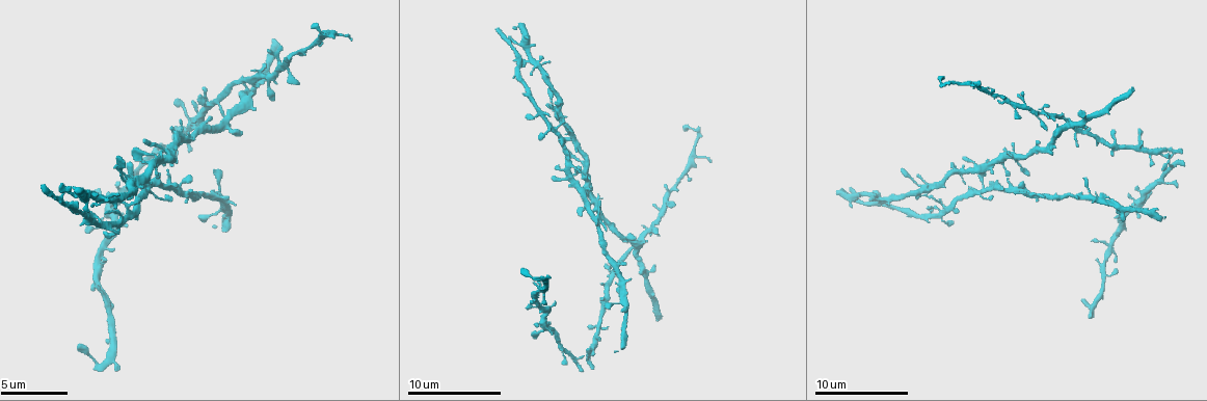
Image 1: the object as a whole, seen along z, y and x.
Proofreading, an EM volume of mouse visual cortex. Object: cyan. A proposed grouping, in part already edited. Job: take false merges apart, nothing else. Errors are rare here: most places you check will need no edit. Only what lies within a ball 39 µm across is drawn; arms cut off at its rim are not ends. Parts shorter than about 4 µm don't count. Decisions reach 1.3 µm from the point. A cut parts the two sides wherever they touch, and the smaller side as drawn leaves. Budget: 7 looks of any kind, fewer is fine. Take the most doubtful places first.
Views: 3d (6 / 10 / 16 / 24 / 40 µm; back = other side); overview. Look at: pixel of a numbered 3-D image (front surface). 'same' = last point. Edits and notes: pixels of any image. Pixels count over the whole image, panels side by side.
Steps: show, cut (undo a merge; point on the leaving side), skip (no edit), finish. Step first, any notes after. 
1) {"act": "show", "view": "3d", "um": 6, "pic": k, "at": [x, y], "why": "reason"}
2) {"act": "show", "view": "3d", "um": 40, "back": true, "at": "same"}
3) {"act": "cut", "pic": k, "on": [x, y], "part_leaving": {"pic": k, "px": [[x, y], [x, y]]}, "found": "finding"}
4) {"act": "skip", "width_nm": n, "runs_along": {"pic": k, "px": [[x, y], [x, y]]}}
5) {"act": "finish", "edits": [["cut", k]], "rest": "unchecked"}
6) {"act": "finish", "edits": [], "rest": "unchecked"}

{"act": "show", "view": "3d", "um": 16, "pic": 1, "at": [1065, 118], "why": "four-way junction"}

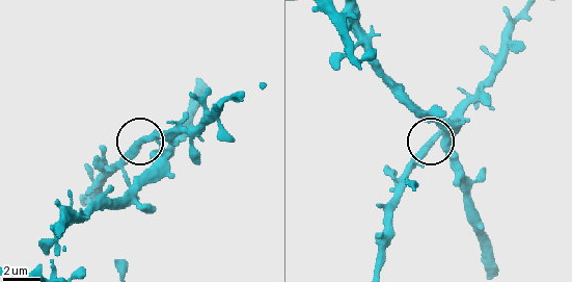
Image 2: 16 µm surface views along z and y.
{"act": "skip", "arms": 4, "runs_along": {"pic": 2, "px": [[118, 165], [124, 153], [137, 140], [178, 134]]}, "found": "one neuron here"}

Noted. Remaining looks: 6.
{"act": "show", "view": "3d", "um": 6, "pic": 1, "at": [584, 194], "why": "looks like a crossing"}

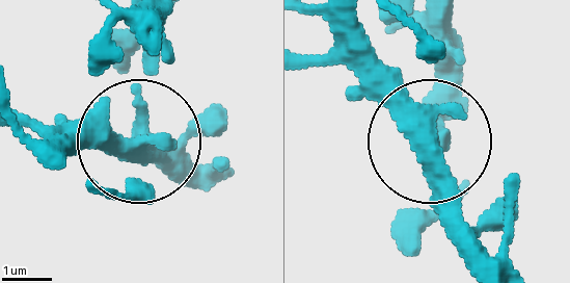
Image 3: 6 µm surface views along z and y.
{"act": "show", "view": "3d", "um": 6, "back": true, "pic": 3, "at": [142, 156]}

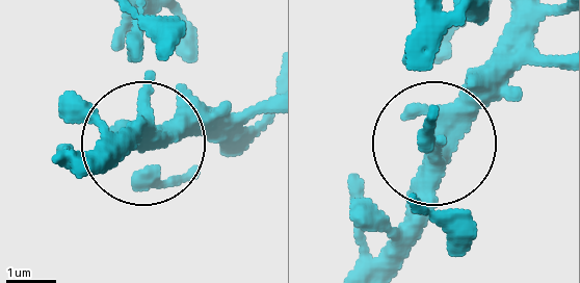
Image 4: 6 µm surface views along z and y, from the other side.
{"act": "skip", "width_nm": 350, "found": "continuous, no second neuron"}

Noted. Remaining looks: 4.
{"act": "show", "view": "3d", "um": 16, "pic": 1, "at": [670, 193], "why": "calibre changes"}

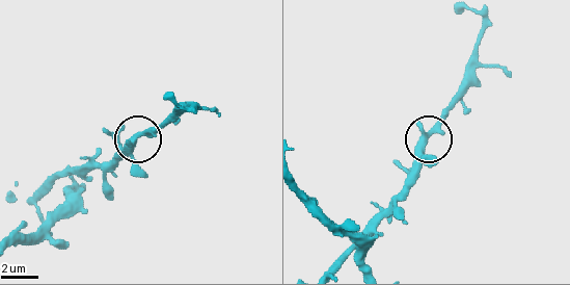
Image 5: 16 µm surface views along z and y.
{"act": "skip", "runs_along": {"pic": 5, "px": [[336, 264], [397, 193], [414, 157], [439, 120], [461, 98]]}, "found": "one neuron here"}

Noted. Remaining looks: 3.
{"act": "show", "view": "3d", "um": 10, "pic": 1, "at": [620, 298], "why": "three arms meet"}

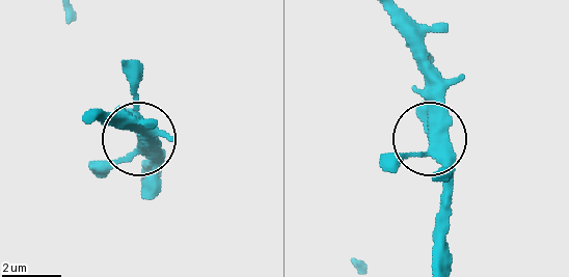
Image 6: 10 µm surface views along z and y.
{"act": "show", "view": "3d", "um": 10, "back": true, "pic": 6, "at": [433, 142], "why": "from behind"}

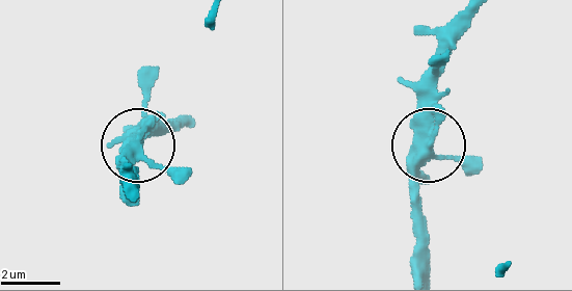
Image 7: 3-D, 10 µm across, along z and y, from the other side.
{"act": "skip", "found": "one neuron here"}

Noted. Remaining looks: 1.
{"act": "finish", "edits": [], "rest": "unchecked"}

